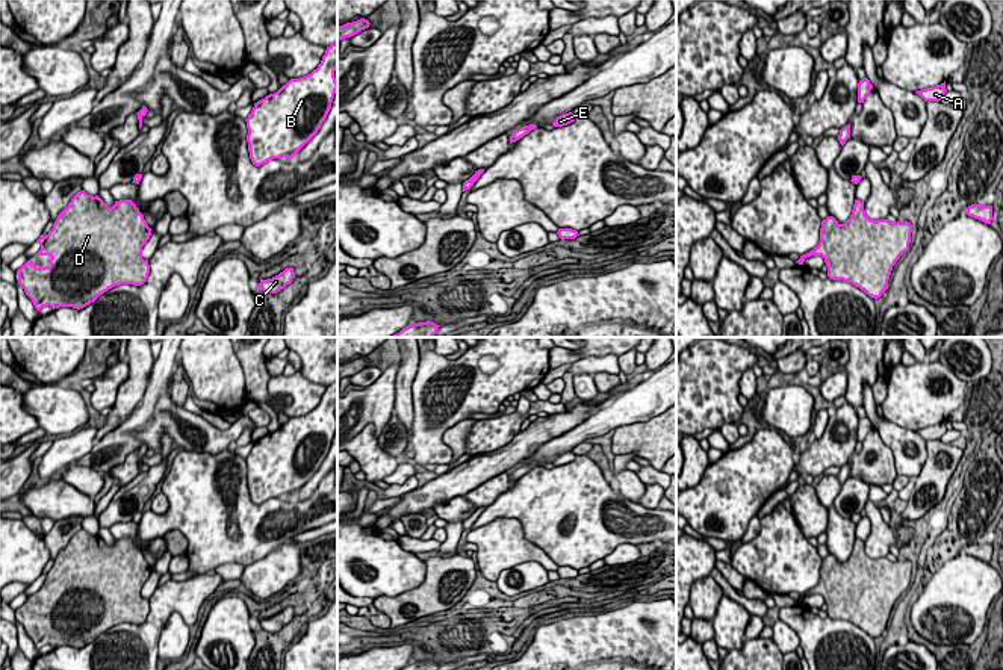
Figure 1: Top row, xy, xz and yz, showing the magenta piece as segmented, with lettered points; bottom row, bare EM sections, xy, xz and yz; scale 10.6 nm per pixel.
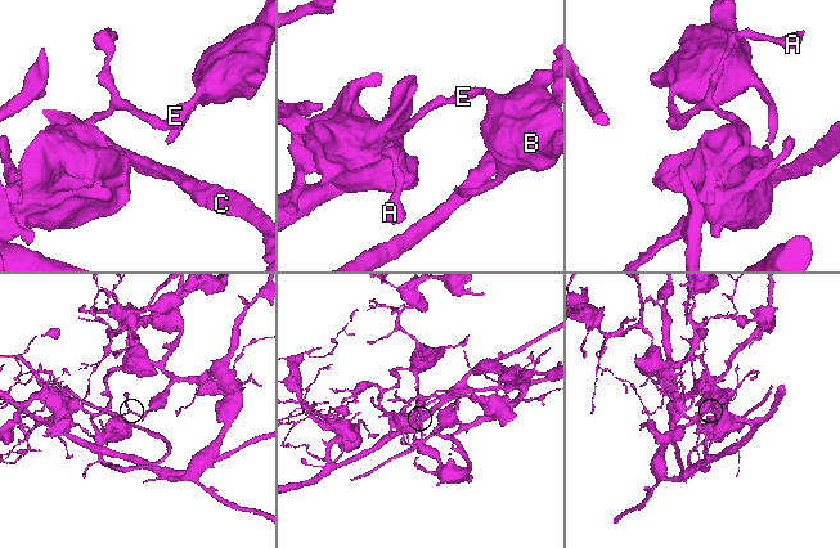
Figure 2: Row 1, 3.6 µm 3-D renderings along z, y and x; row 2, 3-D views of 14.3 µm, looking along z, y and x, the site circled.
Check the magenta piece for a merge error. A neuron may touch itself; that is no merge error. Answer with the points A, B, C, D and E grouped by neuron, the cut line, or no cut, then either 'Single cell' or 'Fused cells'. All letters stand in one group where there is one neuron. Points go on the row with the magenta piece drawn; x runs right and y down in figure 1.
Groups: A B E / C D. Split along xy (139, 177), (133, 182). Fused cells

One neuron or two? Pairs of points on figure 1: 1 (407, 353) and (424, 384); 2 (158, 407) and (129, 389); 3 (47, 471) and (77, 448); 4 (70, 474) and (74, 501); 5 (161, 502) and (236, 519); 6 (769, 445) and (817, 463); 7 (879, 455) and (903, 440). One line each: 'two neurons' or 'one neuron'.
1: two neurons
2: two neurons
3: one neuron
4: two neurons
5: two neurons
6: two neurons
7: two neurons

